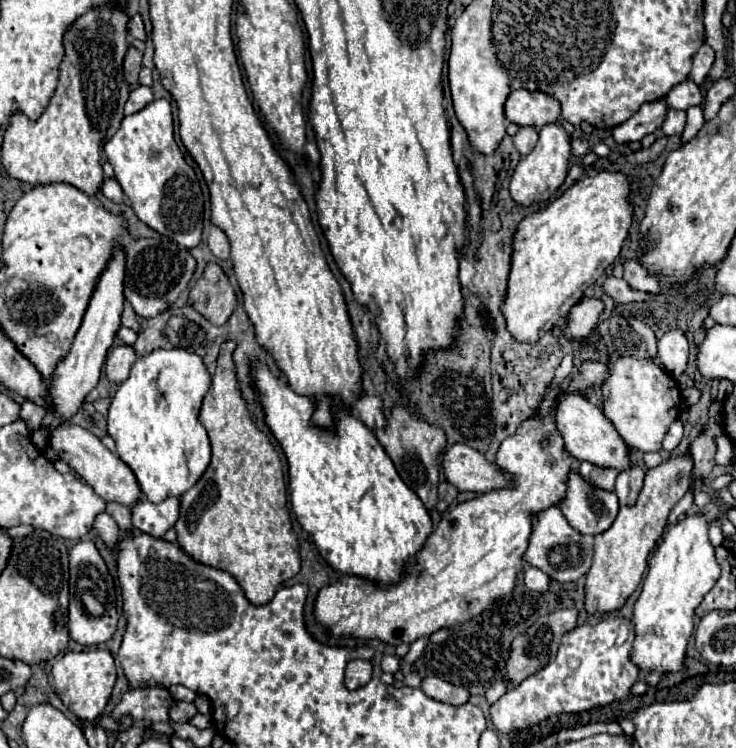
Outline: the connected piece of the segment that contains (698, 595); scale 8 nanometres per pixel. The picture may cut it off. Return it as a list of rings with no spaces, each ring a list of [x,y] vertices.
[[[697,512],[669,528],[649,560],[647,578],[633,606],[635,642],[631,660],[643,670],[677,672],[683,664],[689,636],[695,628],[695,608],[719,580],[715,546],[709,542],[709,520]]]

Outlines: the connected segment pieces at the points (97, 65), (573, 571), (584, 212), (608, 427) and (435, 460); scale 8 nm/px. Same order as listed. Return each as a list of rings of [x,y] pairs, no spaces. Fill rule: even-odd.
[[[101,8],[83,14],[63,38],[65,58],[59,68],[59,86],[37,122],[15,114],[5,130],[3,168],[25,184],[67,182],[89,196],[103,186],[103,146],[119,130],[127,102],[123,58],[127,52],[127,14],[119,8]]]
[[[549,506],[539,514],[531,514],[531,522],[533,522],[533,532],[529,538],[527,552],[523,554],[523,562],[543,570],[557,582],[575,582],[591,568],[593,536],[573,530],[565,520],[563,512],[559,510],[559,506]]]
[[[597,172],[585,180],[579,180],[575,182],[569,190],[565,190],[559,198],[555,198],[551,204],[547,204],[543,210],[537,210],[529,216],[525,216],[519,224],[517,224],[517,230],[513,234],[513,254],[511,254],[511,270],[509,270],[509,282],[507,282],[507,290],[505,290],[505,298],[503,298],[503,304],[501,304],[501,314],[505,316],[507,320],[507,330],[509,334],[517,340],[517,342],[523,342],[523,344],[535,344],[545,332],[549,332],[567,312],[569,308],[583,296],[583,292],[605,272],[605,268],[619,256],[621,252],[621,246],[623,246],[623,240],[627,238],[627,228],[631,224],[631,204],[629,204],[629,180],[619,174],[619,172]]]
[[[559,394],[557,406],[555,406],[555,426],[565,442],[565,450],[573,454],[577,460],[587,460],[601,468],[617,468],[625,470],[629,466],[629,450],[613,424],[605,418],[605,414],[591,404],[581,394]]]
[[[395,406],[387,418],[387,426],[375,430],[377,440],[385,448],[387,456],[393,460],[401,480],[421,498],[429,512],[435,510],[437,502],[437,484],[439,484],[439,454],[447,448],[447,438],[443,428],[415,418],[407,408]]]

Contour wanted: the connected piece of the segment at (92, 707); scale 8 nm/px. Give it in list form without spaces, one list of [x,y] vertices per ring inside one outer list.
[[[97,648],[97,650],[83,650],[83,652],[65,652],[65,656],[55,662],[51,676],[53,676],[55,694],[61,698],[61,702],[79,720],[93,722],[103,714],[111,698],[111,692],[117,680],[117,668],[115,668],[113,656],[107,650]]]

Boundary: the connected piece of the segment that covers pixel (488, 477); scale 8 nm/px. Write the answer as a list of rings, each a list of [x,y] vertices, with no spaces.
[[[453,444],[443,454],[443,474],[461,492],[487,492],[515,486],[515,474],[499,470],[493,462],[487,462],[483,454],[465,446]]]

